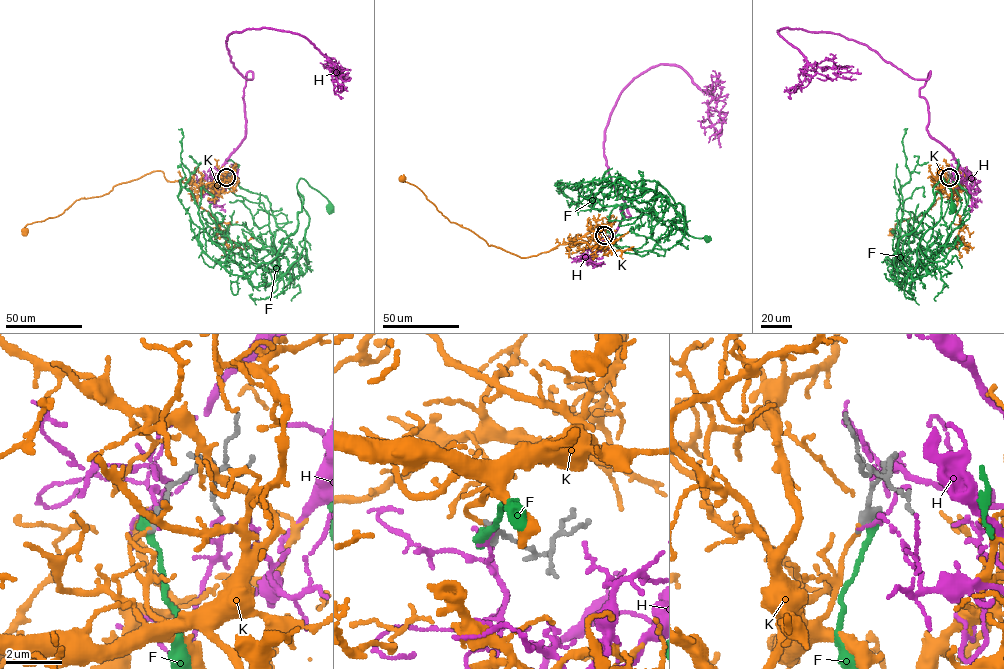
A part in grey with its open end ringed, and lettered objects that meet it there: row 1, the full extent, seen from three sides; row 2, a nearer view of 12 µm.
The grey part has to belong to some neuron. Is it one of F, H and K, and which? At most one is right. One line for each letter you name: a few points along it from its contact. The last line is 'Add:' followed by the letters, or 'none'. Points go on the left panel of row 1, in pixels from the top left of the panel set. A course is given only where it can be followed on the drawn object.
K: Its course: (226, 177), (224, 184), (197, 185), (155, 171), (75, 200), (23, 230)
Add: K

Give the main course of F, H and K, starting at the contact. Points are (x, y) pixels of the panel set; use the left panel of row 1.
F: (226, 177), (236, 195), (263, 203), (274, 246), (289, 265), (304, 246), (309, 219), (298, 180), (330, 206)
H: (226, 177), (217, 175), (244, 137), (253, 77), (231, 62), (232, 32), (298, 33), (345, 79), (331, 79)
K: (226, 177), (224, 184), (197, 185), (155, 171), (75, 200), (23, 230)

